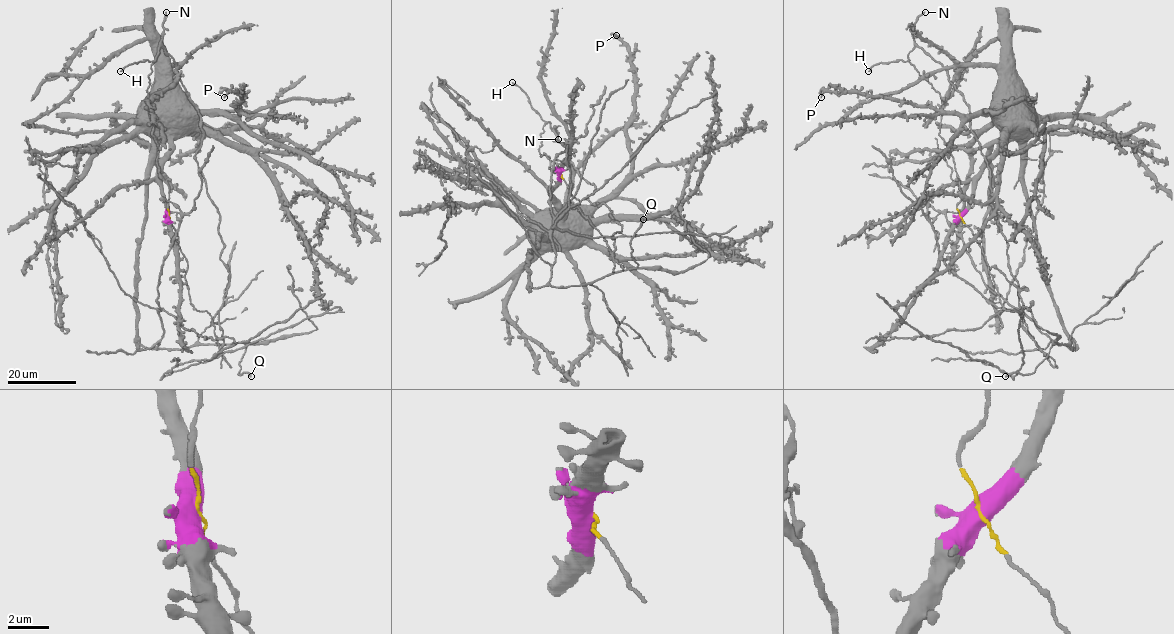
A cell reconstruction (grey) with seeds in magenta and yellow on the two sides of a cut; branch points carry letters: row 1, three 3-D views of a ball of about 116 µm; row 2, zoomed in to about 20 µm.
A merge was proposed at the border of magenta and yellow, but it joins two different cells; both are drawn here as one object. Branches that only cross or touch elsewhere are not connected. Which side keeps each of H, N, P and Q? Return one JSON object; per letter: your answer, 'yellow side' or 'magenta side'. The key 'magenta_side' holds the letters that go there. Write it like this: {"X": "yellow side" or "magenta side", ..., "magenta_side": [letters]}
{"H": "yellow side", "N": "yellow side", "P": "magenta side", "Q": "magenta side", "magenta_side": ["P", "Q"]}

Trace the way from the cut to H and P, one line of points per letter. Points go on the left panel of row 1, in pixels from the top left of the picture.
H: (168, 216), (169, 186), (158, 173), (158, 147), (149, 113), (148, 75), (152, 60), (133, 62), (120, 71)
P: (168, 216), (160, 166), (171, 141), (197, 117), (235, 115), (242, 95), (228, 92), (224, 98)

